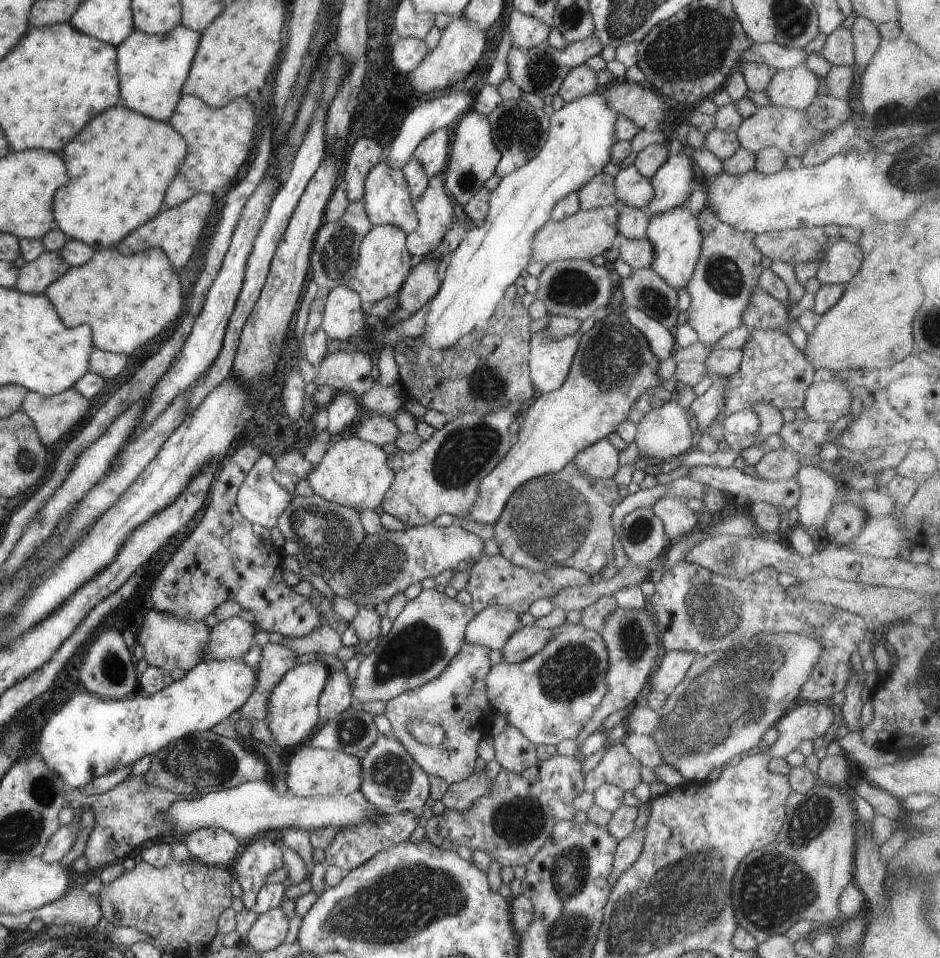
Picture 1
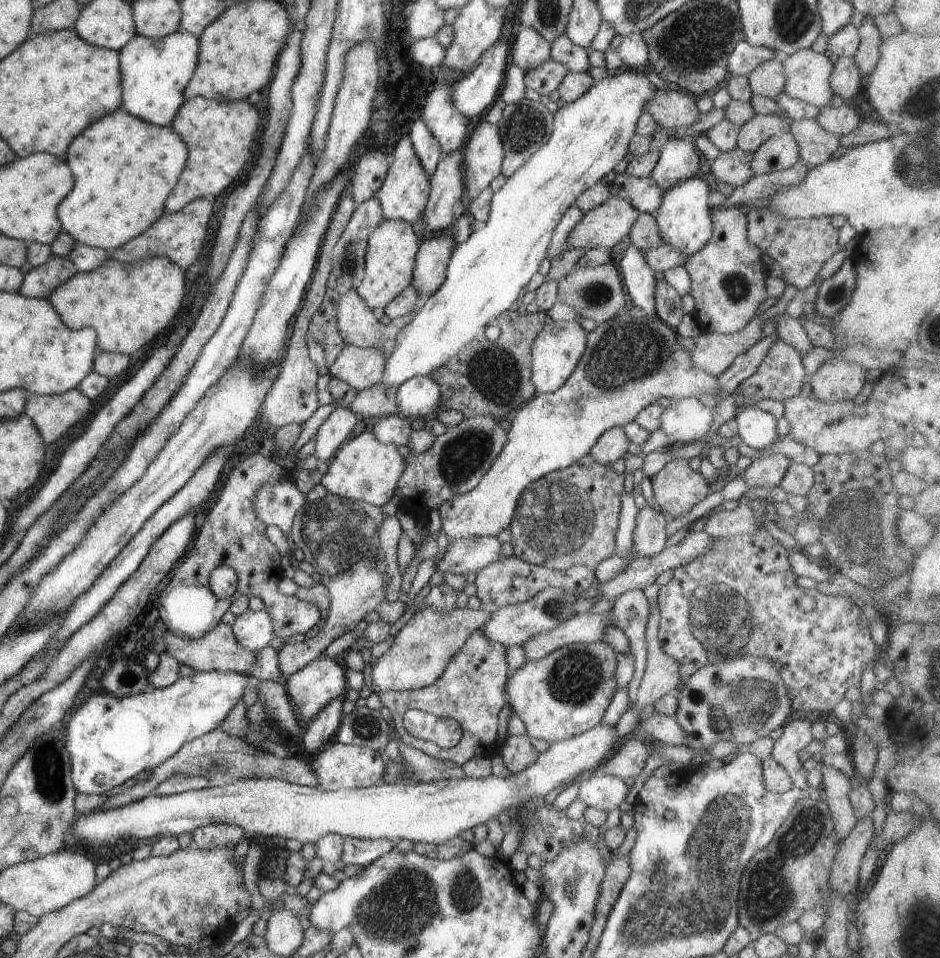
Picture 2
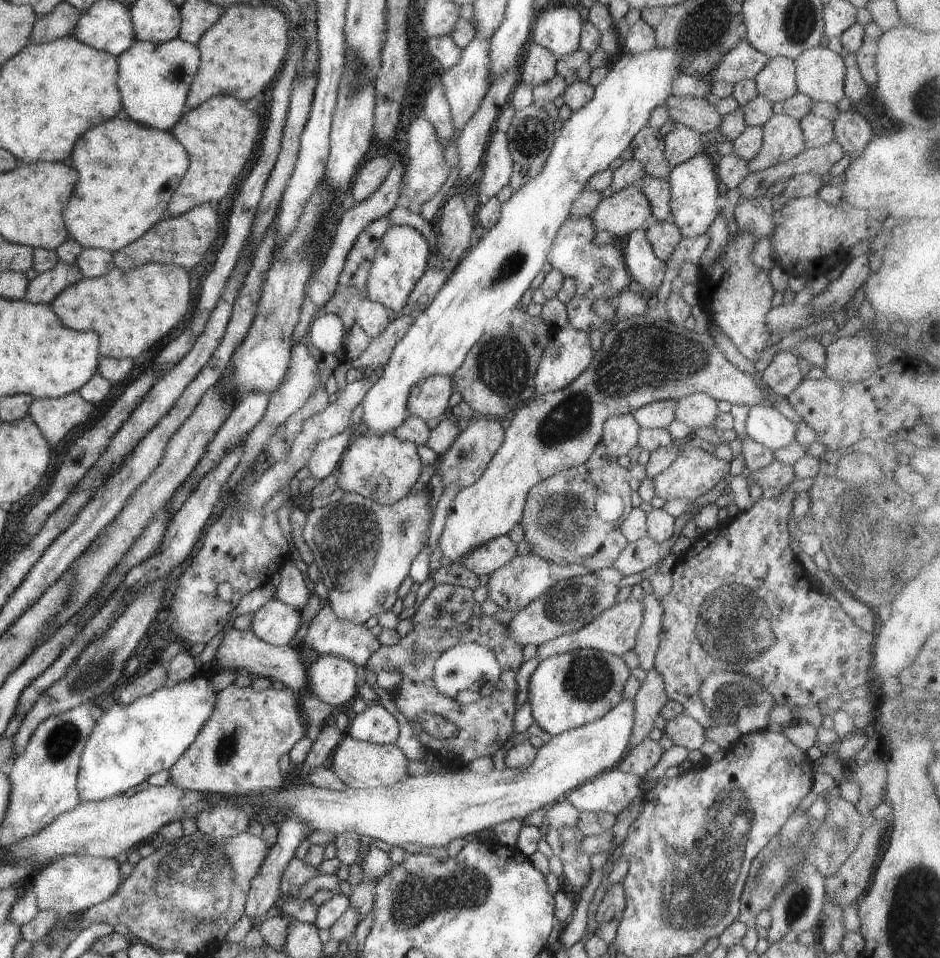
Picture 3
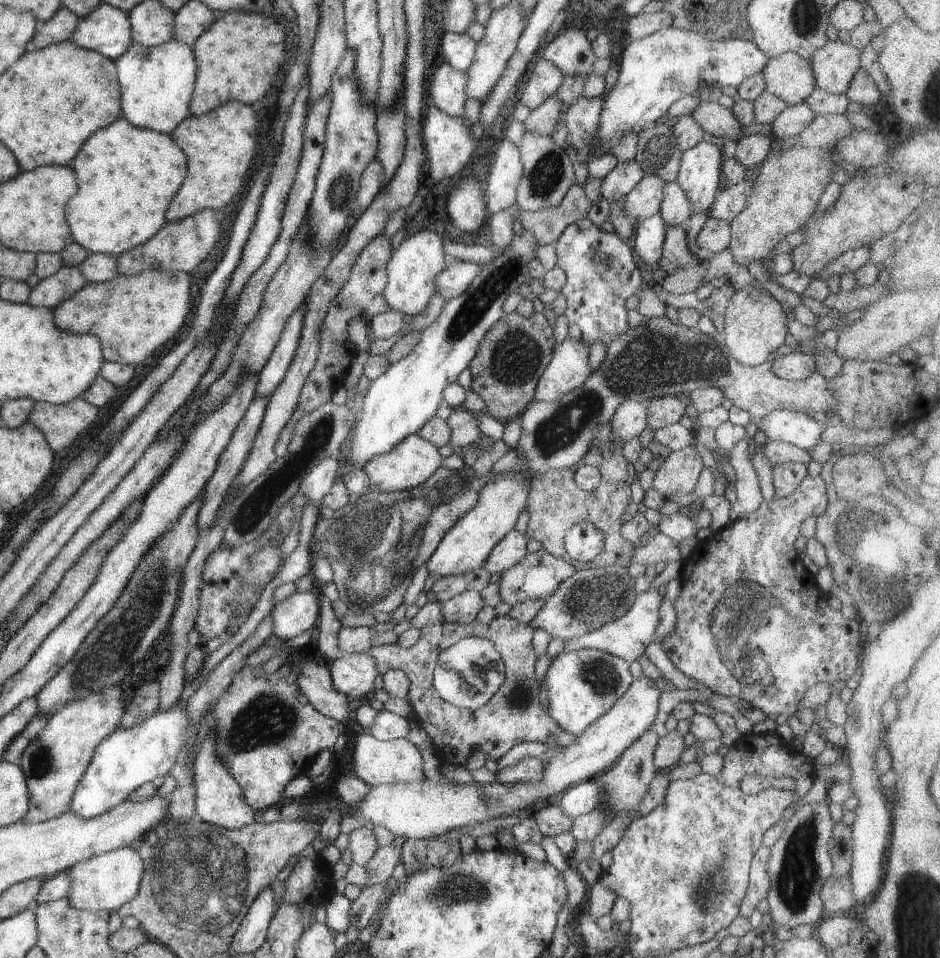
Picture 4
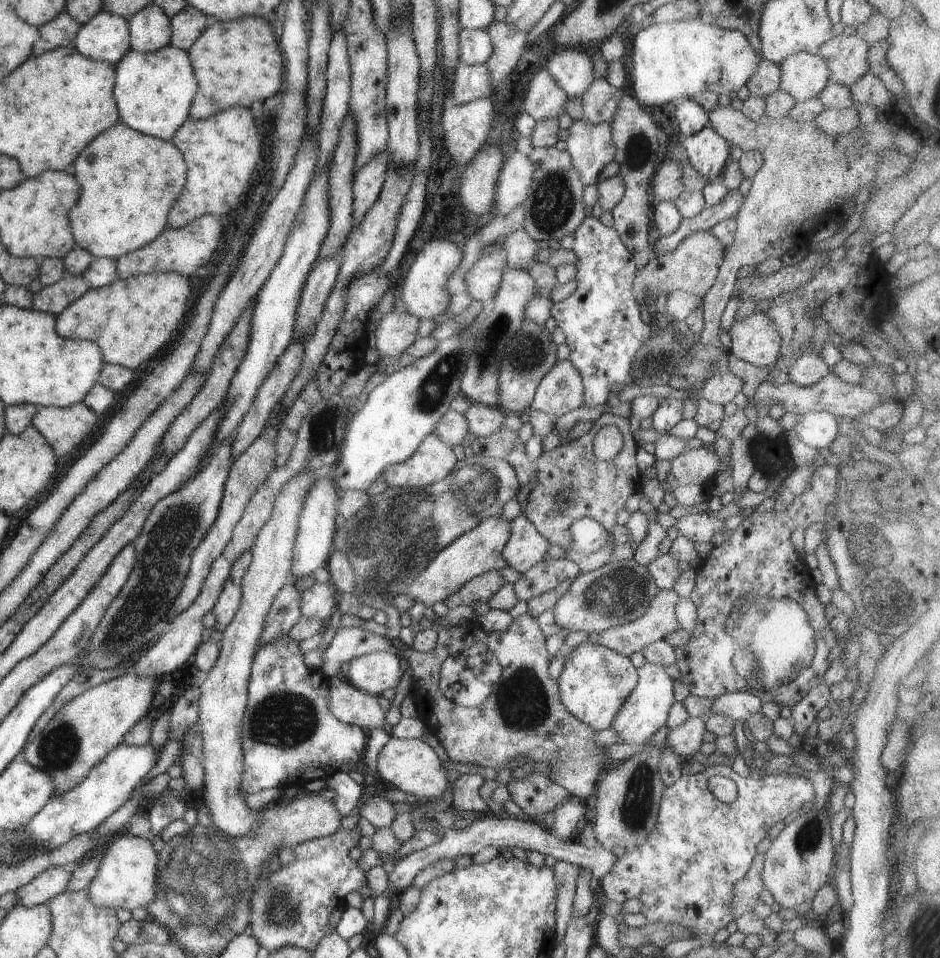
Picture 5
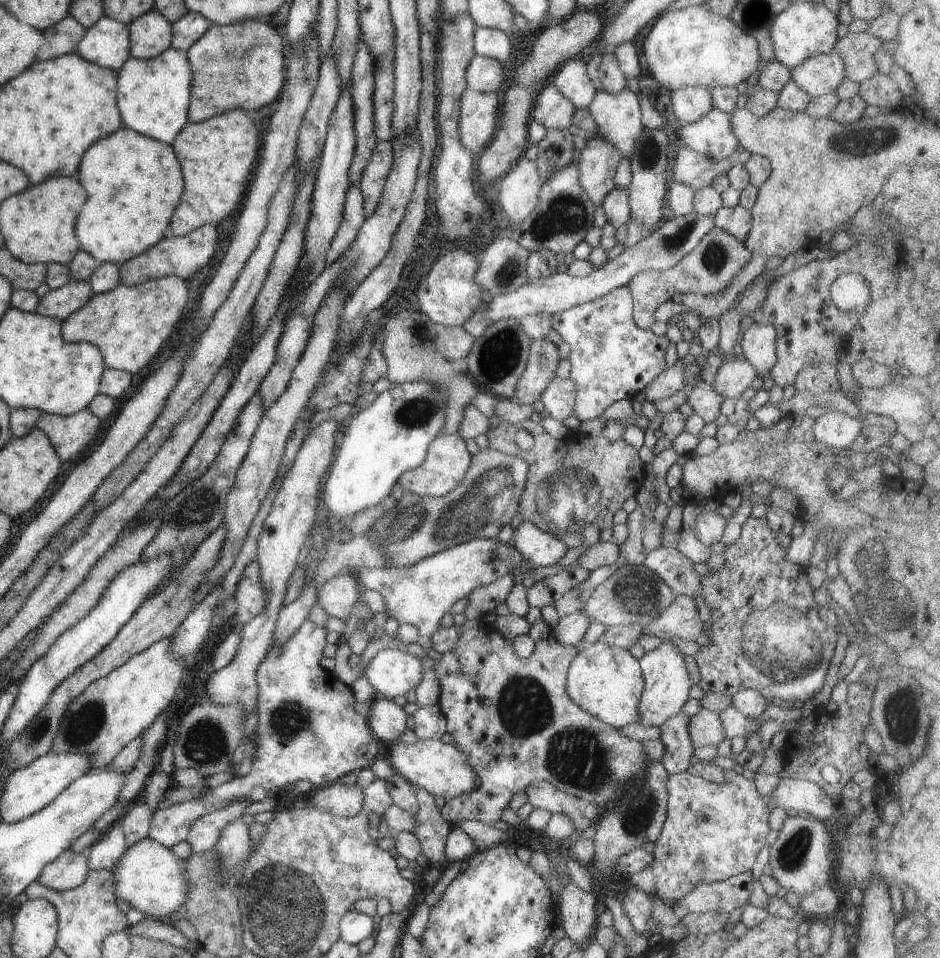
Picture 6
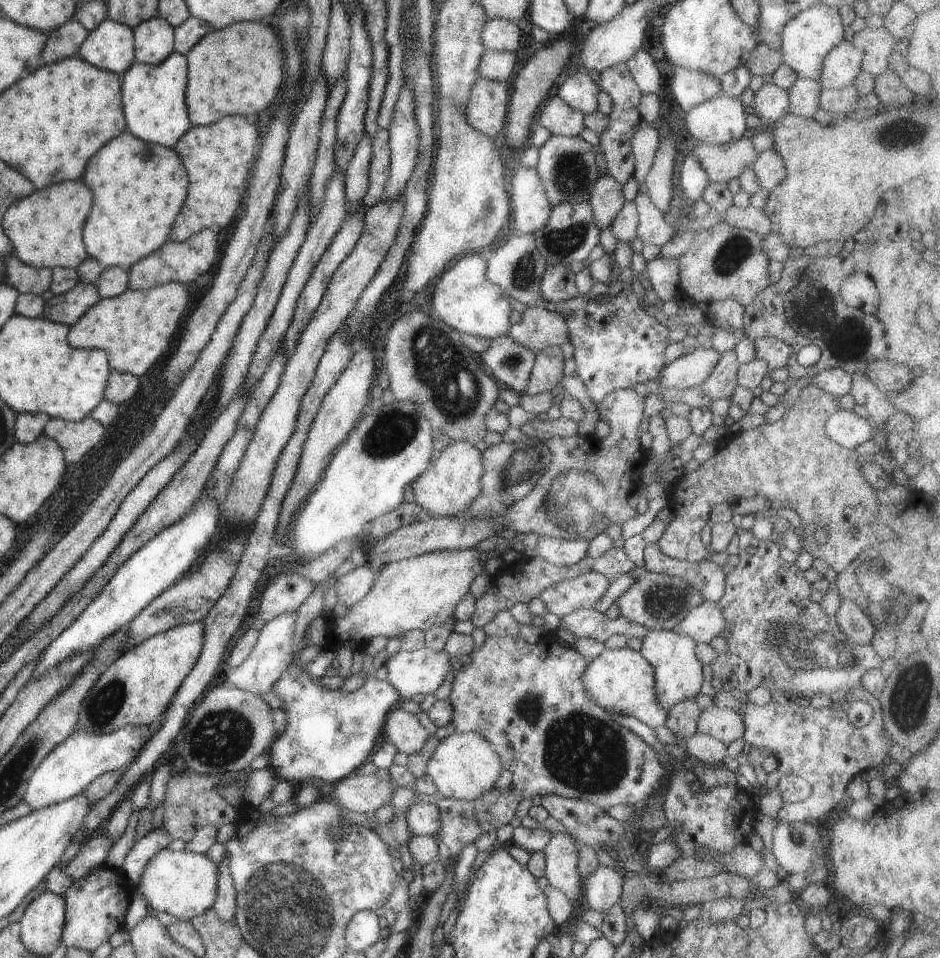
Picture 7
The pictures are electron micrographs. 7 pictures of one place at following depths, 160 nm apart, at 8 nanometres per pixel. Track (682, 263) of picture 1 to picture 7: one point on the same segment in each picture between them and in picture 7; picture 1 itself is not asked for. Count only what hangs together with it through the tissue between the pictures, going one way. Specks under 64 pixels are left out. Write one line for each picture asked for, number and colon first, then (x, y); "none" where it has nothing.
2: (685, 216)
3: (694, 187)
4: (699, 174)
5: (707, 152)
6: (711, 136)
7: (721, 120)

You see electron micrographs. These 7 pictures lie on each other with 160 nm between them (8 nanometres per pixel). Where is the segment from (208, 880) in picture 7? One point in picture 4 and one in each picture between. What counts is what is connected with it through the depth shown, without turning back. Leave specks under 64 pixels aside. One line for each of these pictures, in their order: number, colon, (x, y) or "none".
4: (105, 882)
5: (126, 878)
6: (149, 877)

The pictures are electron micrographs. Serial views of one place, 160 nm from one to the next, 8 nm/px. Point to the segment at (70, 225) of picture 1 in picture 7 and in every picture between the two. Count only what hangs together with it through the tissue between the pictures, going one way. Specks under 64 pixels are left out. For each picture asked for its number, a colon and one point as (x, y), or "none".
2: (126, 167)
3: (130, 171)
4: (124, 169)
5: (130, 180)
6: (135, 183)
7: (139, 187)

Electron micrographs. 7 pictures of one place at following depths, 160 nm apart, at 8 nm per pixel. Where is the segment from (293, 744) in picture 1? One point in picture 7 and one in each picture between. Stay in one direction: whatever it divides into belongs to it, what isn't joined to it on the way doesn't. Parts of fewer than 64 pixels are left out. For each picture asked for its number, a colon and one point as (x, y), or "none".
2: (322, 681)
3: (332, 679)
4: (353, 674)
5: (372, 673)
6: (392, 672)
7: (422, 671)

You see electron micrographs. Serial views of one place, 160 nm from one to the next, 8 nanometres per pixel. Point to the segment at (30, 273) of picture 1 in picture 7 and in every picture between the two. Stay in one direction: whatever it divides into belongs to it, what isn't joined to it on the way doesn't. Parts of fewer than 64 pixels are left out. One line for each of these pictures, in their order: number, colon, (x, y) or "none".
2: (41, 281)
3: (47, 286)
4: (51, 292)
5: (54, 298)
6: (60, 303)
7: (67, 308)

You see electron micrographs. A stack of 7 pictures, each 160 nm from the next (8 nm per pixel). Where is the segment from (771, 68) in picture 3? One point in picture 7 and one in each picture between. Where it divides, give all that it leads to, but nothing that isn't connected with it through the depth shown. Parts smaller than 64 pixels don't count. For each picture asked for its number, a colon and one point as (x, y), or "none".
4: (790, 77)
5: (804, 75)
6: (820, 74)
7: (843, 63)

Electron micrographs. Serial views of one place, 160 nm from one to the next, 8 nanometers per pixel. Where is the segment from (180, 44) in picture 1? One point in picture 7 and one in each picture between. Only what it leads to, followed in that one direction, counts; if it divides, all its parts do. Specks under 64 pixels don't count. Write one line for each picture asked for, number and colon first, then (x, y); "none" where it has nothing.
2: (154, 72)
3: (154, 81)
4: (157, 83)
5: (154, 91)
6: (153, 96)
7: (154, 95)

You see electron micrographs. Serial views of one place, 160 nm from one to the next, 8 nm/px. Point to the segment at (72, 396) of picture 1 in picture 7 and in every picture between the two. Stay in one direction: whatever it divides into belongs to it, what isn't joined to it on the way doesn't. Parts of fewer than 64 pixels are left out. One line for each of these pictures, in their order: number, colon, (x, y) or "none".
2: (54, 414)
3: (56, 417)
4: (63, 423)
5: (65, 427)
6: (69, 434)
7: (79, 437)

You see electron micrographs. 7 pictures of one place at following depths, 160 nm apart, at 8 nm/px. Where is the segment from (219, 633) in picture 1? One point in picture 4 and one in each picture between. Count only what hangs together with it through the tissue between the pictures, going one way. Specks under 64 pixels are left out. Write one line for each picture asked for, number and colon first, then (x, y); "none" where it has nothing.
2: (253, 630)
3: (276, 623)
4: (300, 611)

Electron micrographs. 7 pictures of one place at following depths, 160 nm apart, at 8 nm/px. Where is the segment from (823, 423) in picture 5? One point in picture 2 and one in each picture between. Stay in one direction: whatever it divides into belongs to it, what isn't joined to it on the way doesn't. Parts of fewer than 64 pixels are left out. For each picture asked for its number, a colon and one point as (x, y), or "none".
2: (758, 429)
3: (765, 425)
4: (798, 429)

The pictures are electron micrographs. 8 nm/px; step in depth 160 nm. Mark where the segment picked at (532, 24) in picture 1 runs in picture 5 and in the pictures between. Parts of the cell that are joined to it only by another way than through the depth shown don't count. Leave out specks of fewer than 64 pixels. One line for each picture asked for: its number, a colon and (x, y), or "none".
2: (529, 50)
3: (538, 65)
4: (546, 77)
5: (544, 100)

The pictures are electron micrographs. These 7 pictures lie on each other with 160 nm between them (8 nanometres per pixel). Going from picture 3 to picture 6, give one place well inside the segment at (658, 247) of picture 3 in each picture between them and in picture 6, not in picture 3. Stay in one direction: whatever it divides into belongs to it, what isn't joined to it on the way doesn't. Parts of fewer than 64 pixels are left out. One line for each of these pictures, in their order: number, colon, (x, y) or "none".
4: (686, 271)
5: (692, 267)
6: (711, 265)

